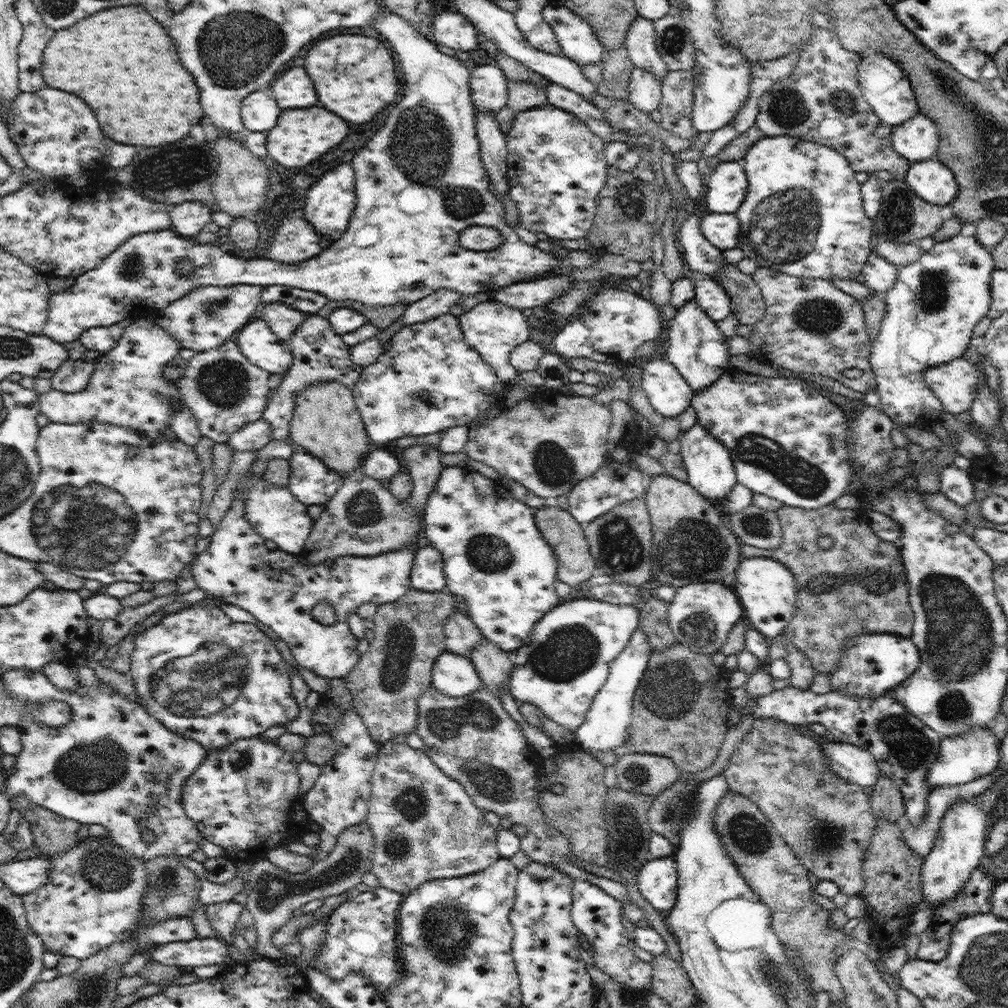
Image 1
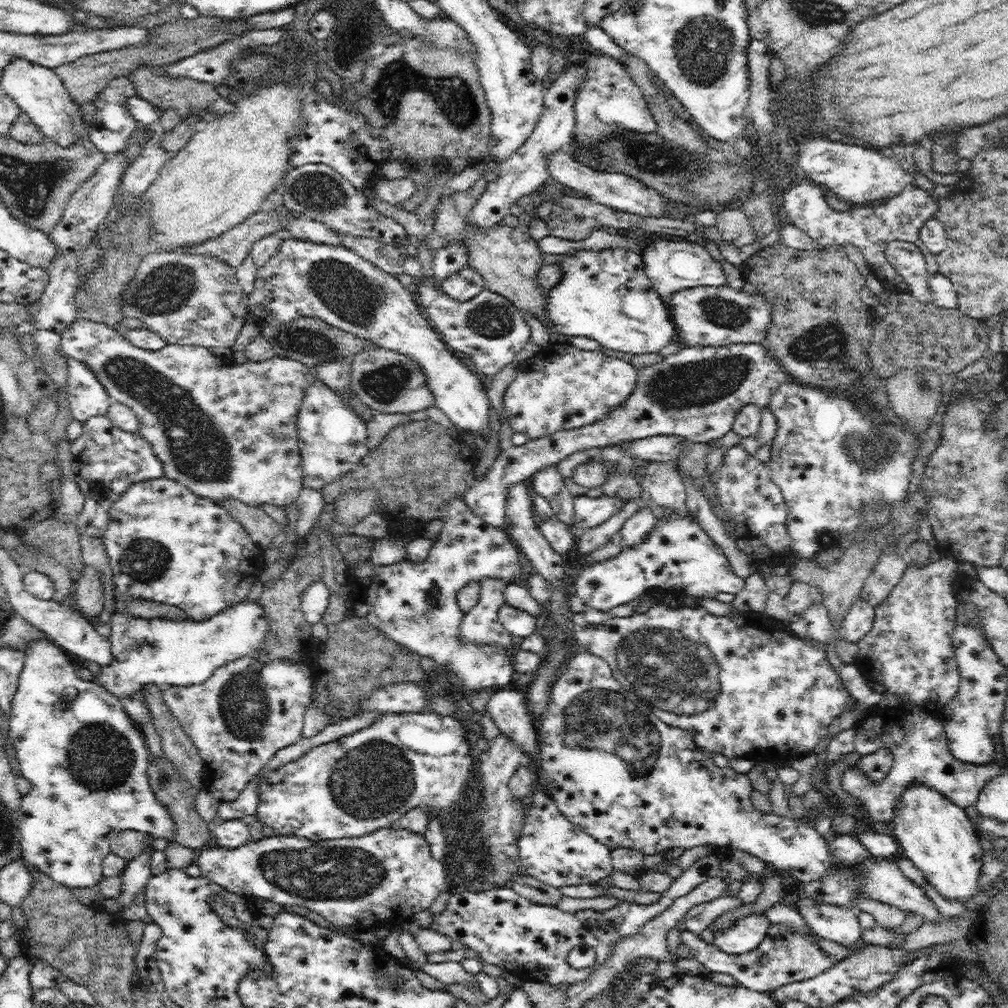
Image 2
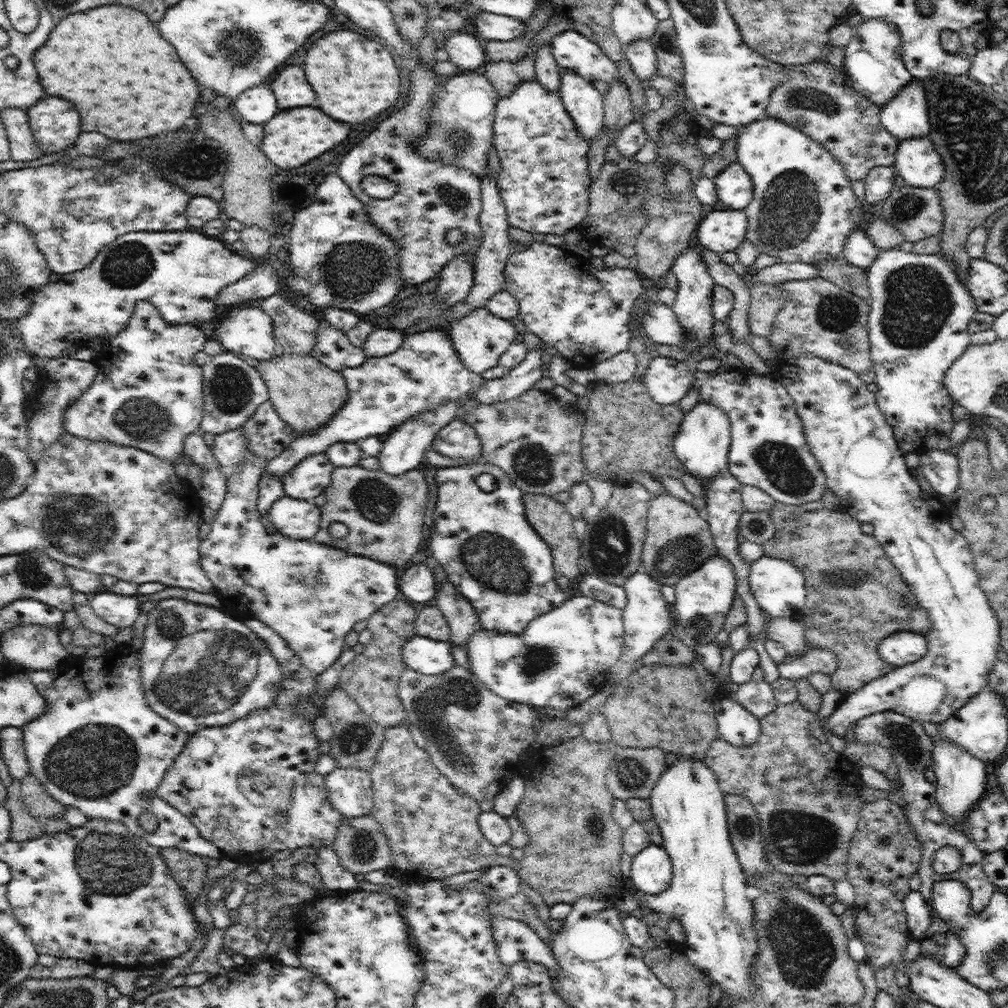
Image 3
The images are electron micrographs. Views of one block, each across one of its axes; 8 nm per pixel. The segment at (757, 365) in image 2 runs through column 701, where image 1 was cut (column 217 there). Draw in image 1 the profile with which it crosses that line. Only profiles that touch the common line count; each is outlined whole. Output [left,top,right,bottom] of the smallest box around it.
[176,338,271,443]

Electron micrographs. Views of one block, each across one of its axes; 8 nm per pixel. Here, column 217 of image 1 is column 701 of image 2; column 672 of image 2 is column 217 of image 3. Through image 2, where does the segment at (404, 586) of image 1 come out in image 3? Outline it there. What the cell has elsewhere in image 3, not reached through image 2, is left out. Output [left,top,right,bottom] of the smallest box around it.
[201,453,399,674]

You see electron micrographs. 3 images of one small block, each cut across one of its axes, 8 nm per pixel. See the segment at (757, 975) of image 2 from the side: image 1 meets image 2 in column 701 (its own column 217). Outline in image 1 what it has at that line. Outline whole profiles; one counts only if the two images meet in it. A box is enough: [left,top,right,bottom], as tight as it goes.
[152,937,230,966]

